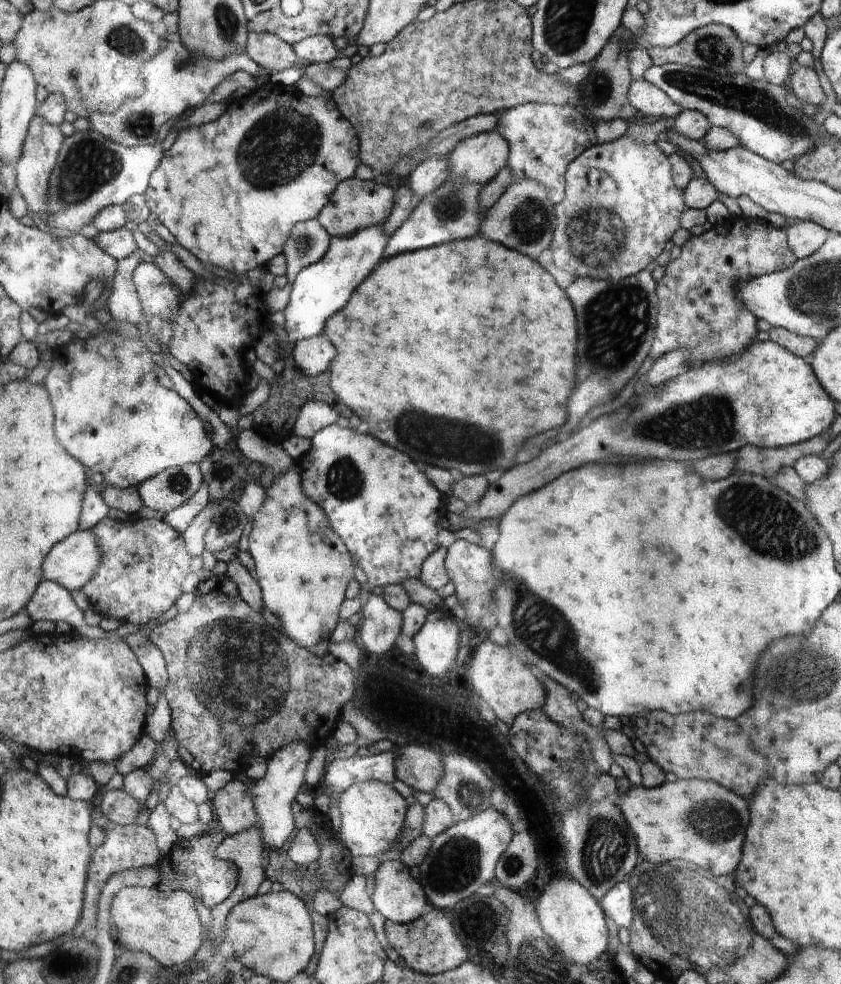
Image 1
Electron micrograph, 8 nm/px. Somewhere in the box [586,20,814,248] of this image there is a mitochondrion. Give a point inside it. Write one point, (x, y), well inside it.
(712, 49)

